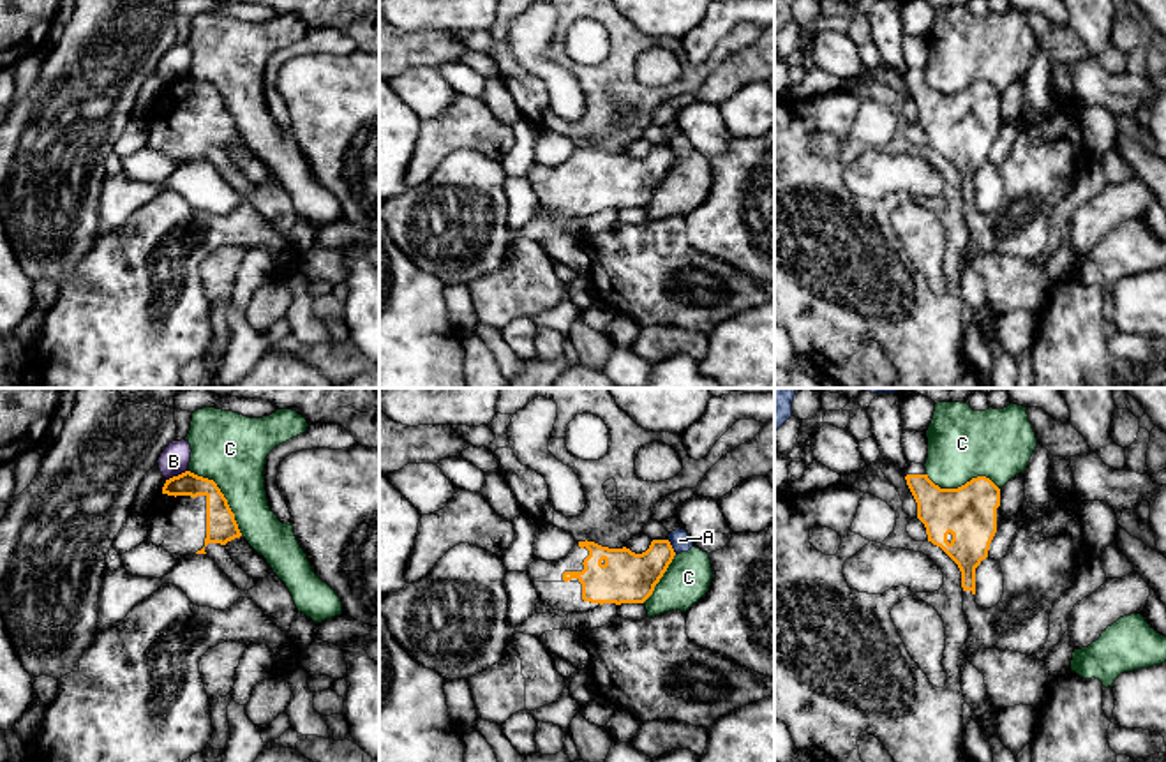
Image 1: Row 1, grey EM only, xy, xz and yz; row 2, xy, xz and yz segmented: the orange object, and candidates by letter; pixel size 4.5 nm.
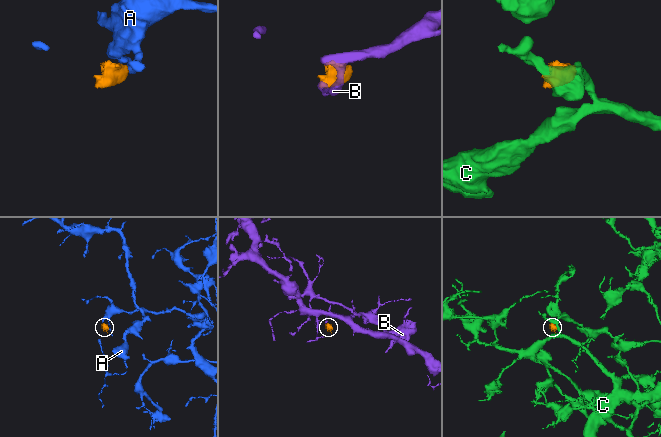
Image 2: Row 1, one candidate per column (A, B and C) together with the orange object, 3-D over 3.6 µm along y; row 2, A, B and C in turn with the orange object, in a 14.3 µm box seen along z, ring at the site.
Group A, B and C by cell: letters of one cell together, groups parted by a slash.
A / B / C

